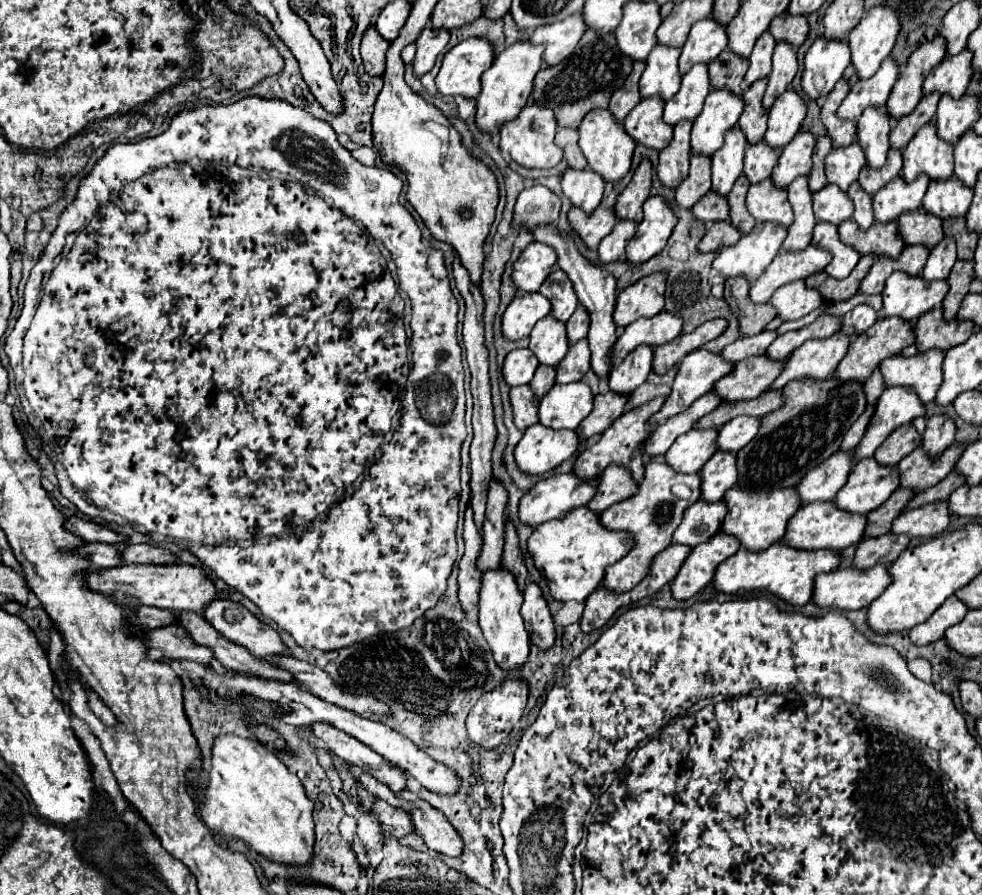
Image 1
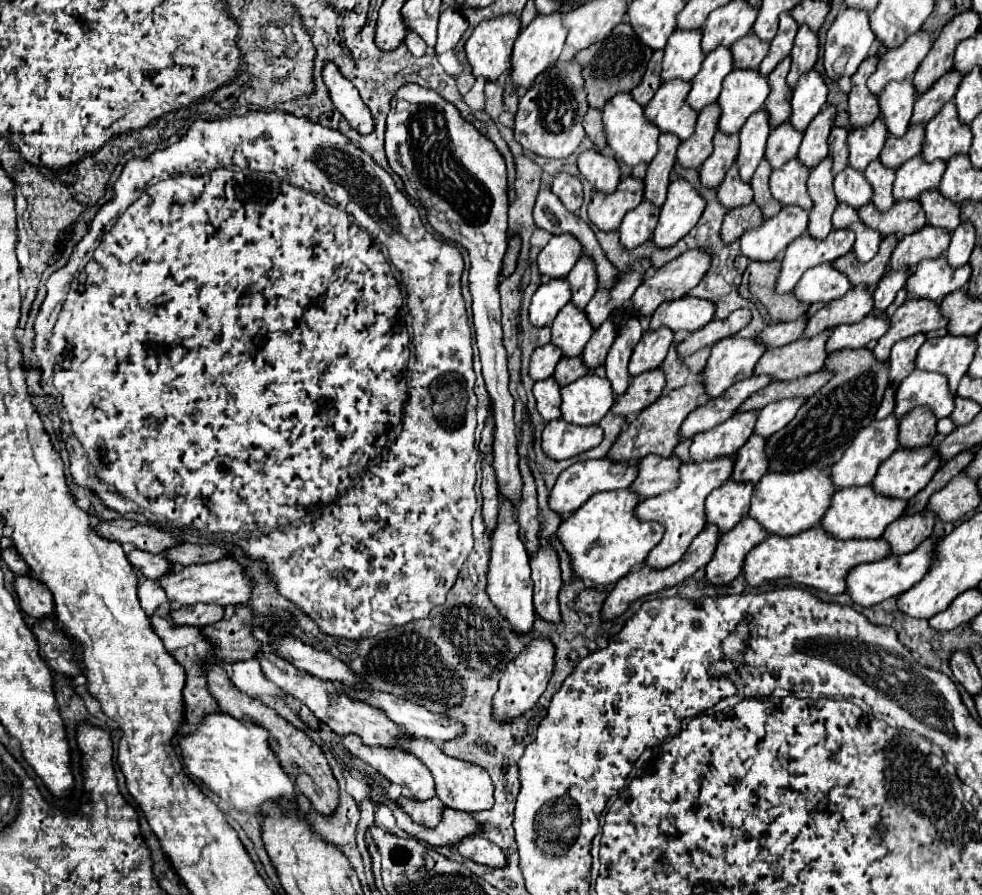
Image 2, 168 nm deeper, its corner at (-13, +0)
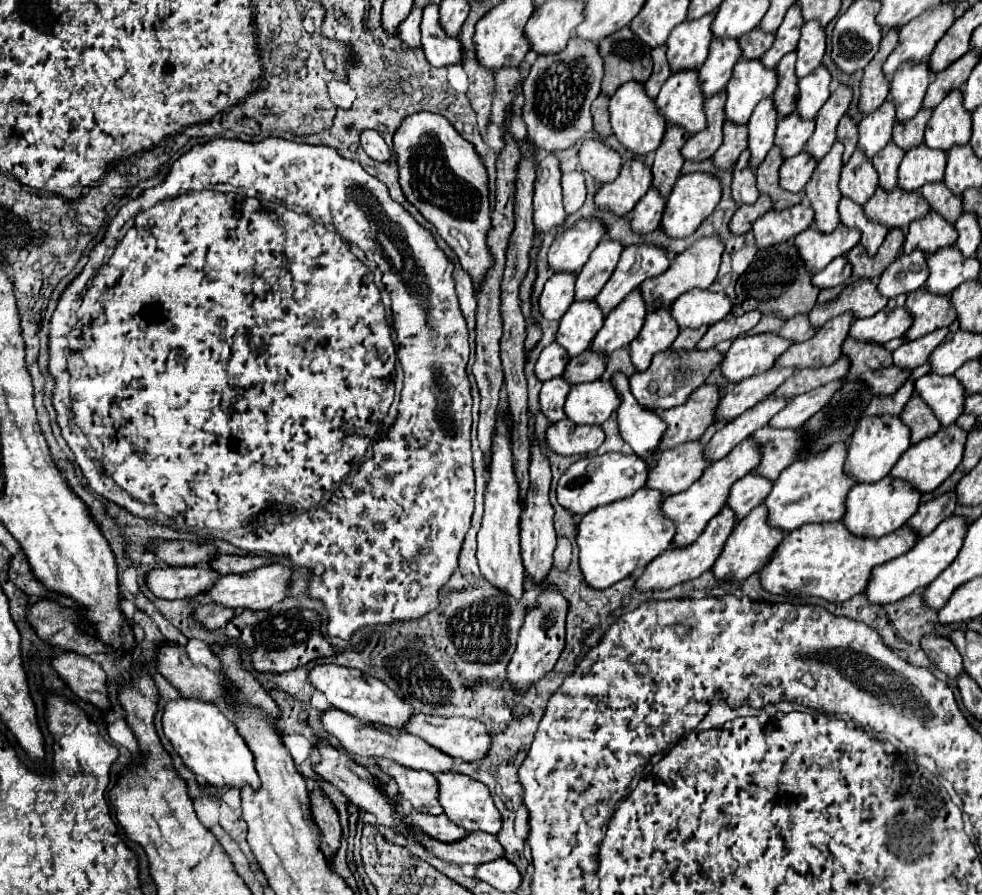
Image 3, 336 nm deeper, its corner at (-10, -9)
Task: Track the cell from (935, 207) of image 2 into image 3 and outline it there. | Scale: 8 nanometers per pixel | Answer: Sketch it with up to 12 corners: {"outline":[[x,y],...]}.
{"outline":[[944,182],[926,184],[920,192],[930,208],[948,222],[962,214],[962,196]]}

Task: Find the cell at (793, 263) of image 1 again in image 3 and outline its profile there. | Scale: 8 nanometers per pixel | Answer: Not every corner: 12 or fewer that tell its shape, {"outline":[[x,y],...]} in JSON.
{"outline":[[844,224],[830,234],[810,226],[796,248],[812,274],[860,242]]}

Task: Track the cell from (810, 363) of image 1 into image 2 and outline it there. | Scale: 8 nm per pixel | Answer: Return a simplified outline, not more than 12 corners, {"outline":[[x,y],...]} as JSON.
{"outline":[[885,313],[831,329],[827,353],[867,347],[889,327]]}

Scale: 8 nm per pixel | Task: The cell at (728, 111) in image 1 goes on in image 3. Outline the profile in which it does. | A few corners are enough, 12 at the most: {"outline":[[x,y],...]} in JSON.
{"outline":[[740,58],[726,86],[726,118],[746,124],[778,78]]}

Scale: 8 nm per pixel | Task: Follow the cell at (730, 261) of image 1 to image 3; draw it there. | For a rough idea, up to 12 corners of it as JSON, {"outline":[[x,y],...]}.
{"outline":[[798,204],[754,222],[758,248],[786,242],[814,224]]}

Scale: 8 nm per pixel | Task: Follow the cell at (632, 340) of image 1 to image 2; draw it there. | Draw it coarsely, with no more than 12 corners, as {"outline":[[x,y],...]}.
{"outline":[[681,297],[659,305],[649,331],[693,333],[713,319],[713,303]]}

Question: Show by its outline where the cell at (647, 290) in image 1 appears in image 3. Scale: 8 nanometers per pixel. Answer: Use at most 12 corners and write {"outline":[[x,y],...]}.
{"outline":[[696,240],[640,286],[646,310],[670,308],[718,274],[722,240]]}

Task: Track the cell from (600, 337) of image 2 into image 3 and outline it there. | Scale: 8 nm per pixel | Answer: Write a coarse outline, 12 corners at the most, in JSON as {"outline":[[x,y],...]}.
{"outline":[[630,292],[604,320],[592,348],[614,352],[642,330],[646,306]]}

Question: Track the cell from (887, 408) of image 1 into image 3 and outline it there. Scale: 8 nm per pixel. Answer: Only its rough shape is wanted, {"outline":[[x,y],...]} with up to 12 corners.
{"outline":[[926,374],[916,392],[942,426],[962,414],[966,392],[956,376]]}

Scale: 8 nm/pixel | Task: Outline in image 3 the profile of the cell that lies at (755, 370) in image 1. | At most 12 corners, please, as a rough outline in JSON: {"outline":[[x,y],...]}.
{"outline":[[854,316],[828,320],[792,344],[776,366],[830,366],[840,358]]}

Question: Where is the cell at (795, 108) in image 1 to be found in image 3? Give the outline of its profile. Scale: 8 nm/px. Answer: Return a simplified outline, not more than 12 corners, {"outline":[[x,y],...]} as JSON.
{"outline":[[818,66],[798,82],[796,112],[812,120],[828,100],[830,72]]}

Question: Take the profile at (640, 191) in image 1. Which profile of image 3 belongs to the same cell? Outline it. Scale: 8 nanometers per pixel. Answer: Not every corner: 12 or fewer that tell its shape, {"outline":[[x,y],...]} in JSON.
{"outline":[[668,126],[652,166],[654,182],[668,196],[680,176],[686,132]]}

